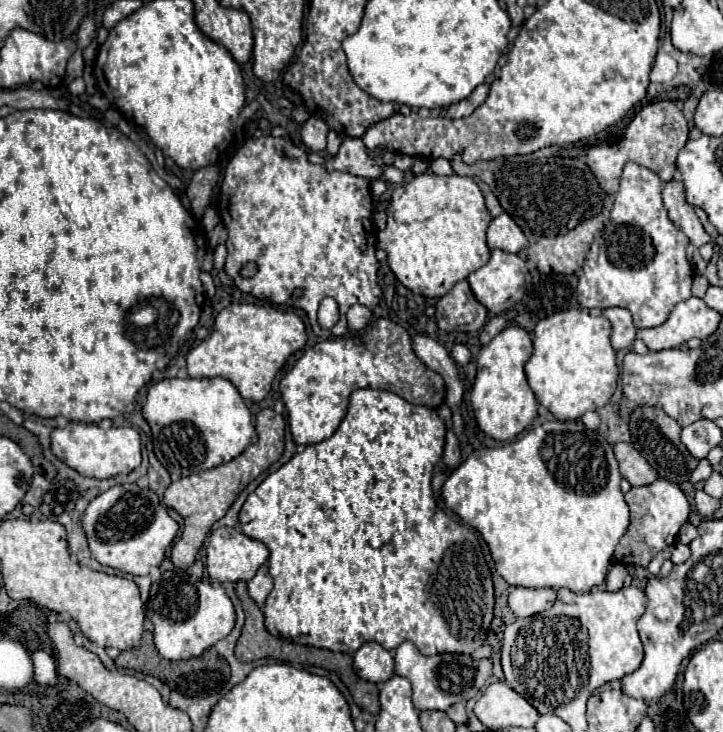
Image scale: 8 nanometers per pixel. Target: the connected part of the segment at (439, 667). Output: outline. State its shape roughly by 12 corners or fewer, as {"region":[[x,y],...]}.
{"region":[[395,649],[395,673],[419,711],[465,703],[491,677],[489,659]]}

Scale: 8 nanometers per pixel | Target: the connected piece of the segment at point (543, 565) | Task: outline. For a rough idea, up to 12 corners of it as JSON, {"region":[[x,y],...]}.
{"region":[[547,421],[443,501],[509,585],[587,593],[629,527],[613,447]]}

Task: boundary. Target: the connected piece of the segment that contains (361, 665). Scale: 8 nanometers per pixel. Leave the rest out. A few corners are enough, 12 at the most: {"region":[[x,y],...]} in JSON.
{"region":[[363,643],[353,669],[371,683],[393,675],[393,655],[379,643]]}

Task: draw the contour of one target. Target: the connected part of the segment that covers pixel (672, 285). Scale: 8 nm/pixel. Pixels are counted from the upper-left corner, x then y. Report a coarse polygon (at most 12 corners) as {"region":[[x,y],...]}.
{"region":[[627,163],[583,265],[585,309],[659,327],[691,297],[661,179]]}

